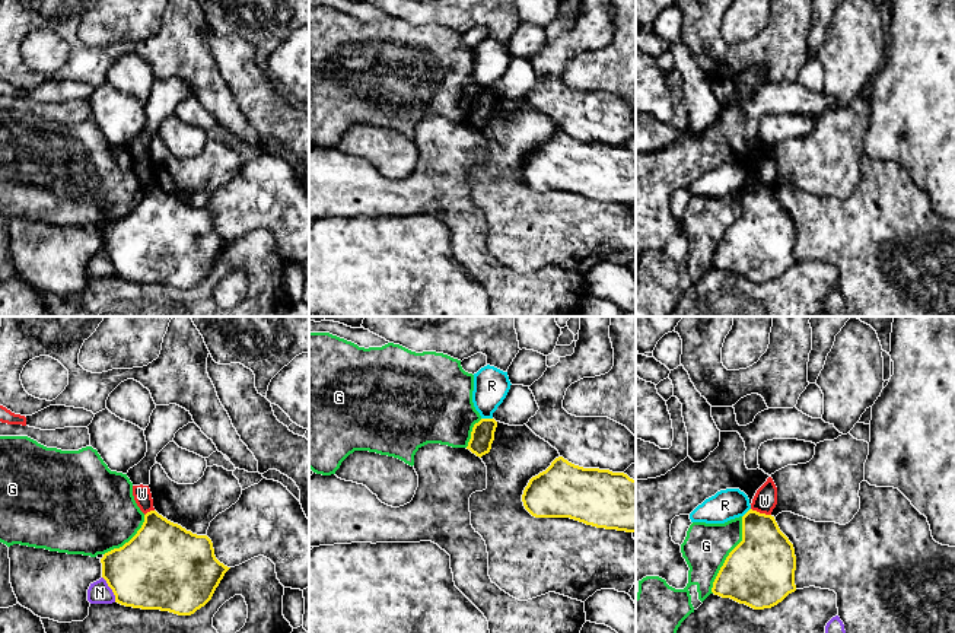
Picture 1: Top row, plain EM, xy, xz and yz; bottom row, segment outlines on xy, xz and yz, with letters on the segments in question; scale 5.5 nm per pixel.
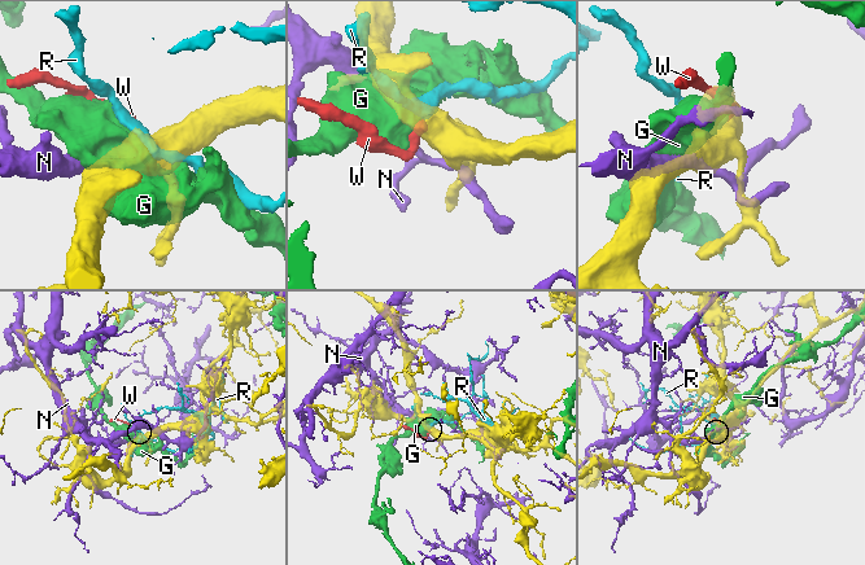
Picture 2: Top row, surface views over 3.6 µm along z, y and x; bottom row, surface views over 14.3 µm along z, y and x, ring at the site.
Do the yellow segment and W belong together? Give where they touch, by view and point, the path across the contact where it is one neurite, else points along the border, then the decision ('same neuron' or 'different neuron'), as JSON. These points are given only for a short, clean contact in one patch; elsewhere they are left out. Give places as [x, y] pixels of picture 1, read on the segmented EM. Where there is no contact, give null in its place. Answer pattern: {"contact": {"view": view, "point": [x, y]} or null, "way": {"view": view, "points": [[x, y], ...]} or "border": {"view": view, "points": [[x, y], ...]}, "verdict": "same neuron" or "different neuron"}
{"contact": {"view": "yz", "point": [761, 514]}, "border": {"view": "yz", "points": [[751, 508], [770, 515]]}, "verdict": "different neuron"}

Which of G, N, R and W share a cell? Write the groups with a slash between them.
G / N / R / W

